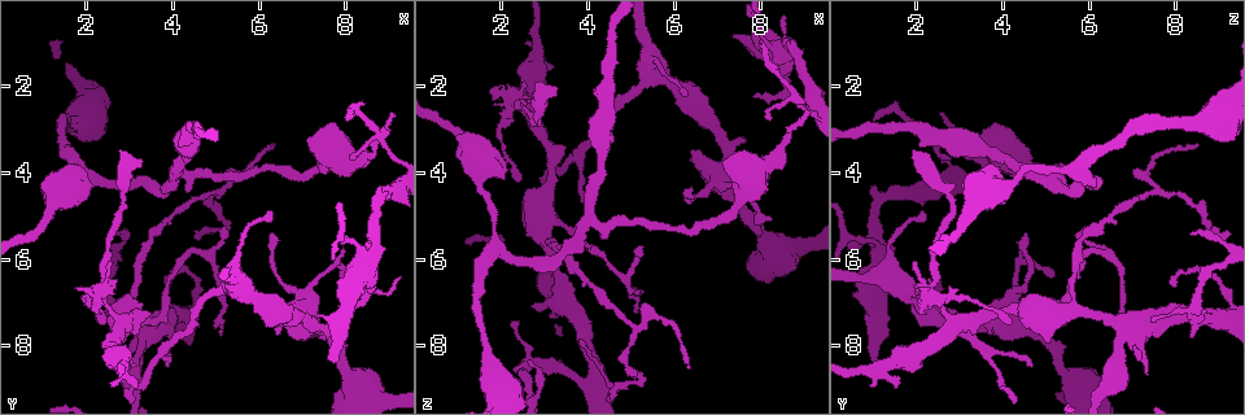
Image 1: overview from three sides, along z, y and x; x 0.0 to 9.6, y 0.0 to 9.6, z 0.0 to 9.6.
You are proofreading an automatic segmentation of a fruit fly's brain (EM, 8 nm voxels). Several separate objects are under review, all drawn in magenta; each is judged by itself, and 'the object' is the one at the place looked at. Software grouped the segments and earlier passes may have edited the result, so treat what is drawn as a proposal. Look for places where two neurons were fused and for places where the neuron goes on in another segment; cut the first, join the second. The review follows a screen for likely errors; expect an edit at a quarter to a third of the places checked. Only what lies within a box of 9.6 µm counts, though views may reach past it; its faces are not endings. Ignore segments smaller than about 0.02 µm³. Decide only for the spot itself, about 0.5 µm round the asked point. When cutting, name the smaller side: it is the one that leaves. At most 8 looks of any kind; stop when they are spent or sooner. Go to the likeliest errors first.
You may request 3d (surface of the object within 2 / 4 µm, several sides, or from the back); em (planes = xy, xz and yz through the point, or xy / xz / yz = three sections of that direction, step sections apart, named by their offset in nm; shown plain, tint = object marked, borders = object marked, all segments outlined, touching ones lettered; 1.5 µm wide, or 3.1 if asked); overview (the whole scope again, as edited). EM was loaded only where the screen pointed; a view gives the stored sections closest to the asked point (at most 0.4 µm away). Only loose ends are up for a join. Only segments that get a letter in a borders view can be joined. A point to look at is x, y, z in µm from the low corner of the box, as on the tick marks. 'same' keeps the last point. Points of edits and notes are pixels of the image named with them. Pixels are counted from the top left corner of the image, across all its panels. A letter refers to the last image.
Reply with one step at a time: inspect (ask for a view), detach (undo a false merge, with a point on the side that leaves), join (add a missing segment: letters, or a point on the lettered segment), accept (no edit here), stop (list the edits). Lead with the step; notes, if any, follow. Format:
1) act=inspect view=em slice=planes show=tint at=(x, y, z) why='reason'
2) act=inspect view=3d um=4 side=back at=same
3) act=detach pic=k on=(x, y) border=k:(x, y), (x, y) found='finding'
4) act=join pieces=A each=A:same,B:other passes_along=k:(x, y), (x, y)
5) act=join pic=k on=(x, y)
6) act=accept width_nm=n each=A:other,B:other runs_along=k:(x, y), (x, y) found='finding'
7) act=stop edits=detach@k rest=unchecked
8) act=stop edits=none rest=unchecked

act=inspect view=em slice=planes show=plain at=(7.75, 8.40, 0.95) why='branch stops here'

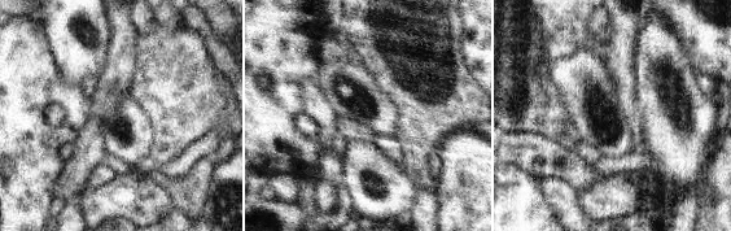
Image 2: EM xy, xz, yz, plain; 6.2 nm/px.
act=inspect view=em slice=planes show=borders at=same

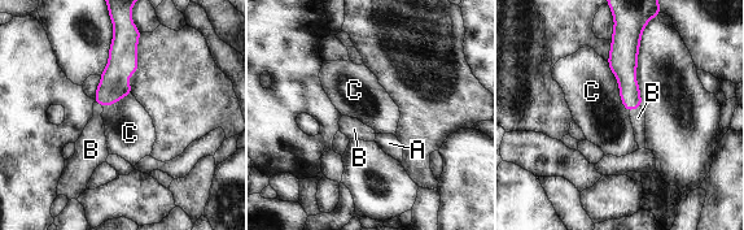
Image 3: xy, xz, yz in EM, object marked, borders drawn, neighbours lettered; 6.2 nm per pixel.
act=join pieces=B each=A:other,B:same,C:other passes_along=3:(625, 68), (634, 107), (638, 117) found='the neuron continues'

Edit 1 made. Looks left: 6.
act=inspect view=overview

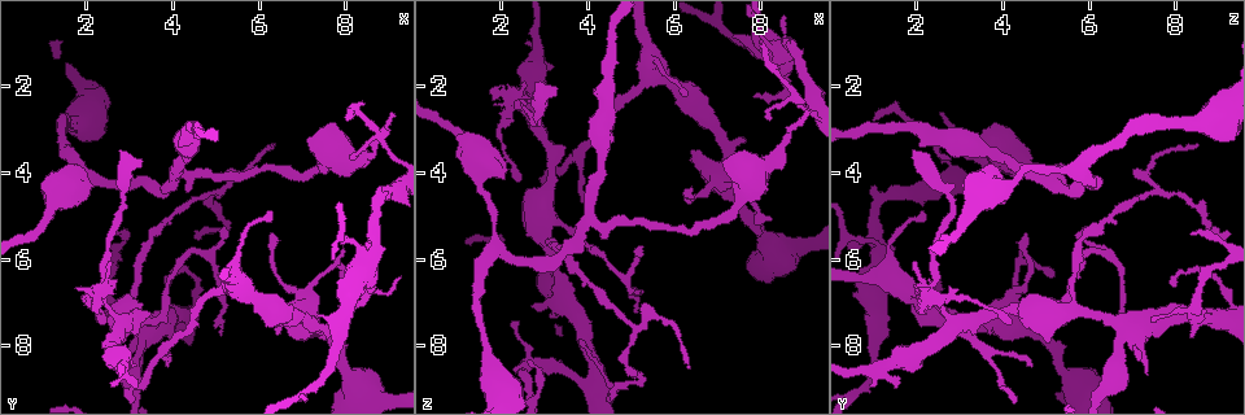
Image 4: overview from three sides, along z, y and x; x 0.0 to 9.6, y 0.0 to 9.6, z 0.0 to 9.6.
act=inspect view=em slice=xz step=8 show=tint at=(7.95, 5.55, 0.75)

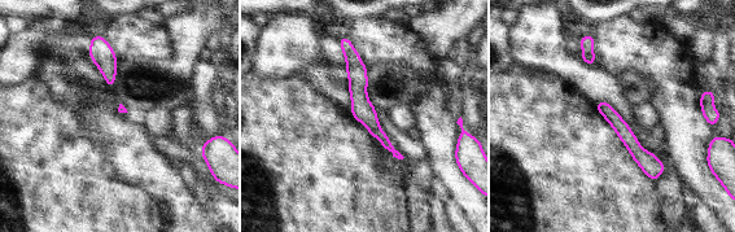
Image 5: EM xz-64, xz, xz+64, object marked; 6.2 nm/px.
act=inspect view=em slice=planes show=borders at=same why='cut it another way'

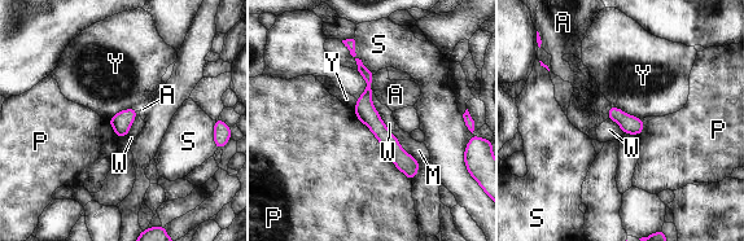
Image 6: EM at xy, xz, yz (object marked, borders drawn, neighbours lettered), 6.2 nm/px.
act=accept each=A:other,M:other,P:other,S:other,W:other,Y:other border=6:(139, 110), (122, 109), (108, 119) found='one neuron here'

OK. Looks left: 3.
act=inspect view=3d um=4 at=(3.90, 8.40, 4.75) why='an open end'

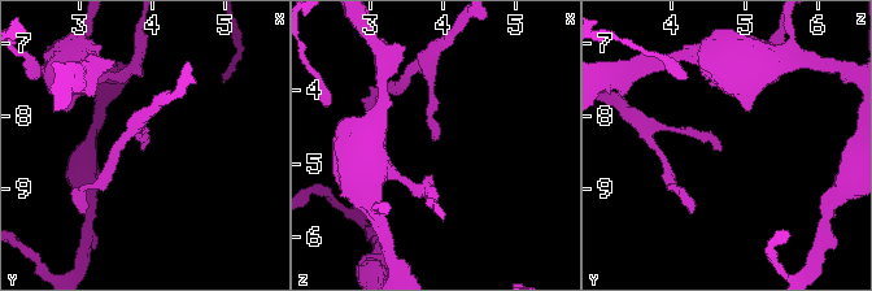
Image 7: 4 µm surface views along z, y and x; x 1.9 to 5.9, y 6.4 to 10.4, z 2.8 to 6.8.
act=inspect view=em slice=planes show=borders at=(3.85, 8.50, 4.65) why='now the EM'

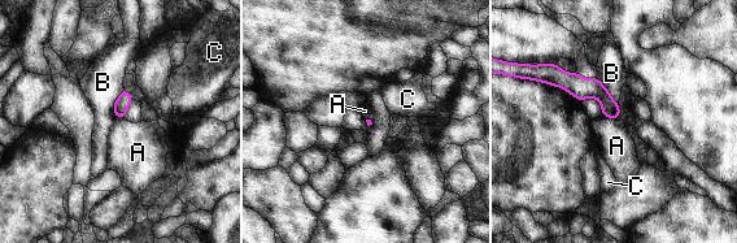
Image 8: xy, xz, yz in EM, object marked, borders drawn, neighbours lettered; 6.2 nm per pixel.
act=accept longest_contact=B:200nm each=A:other,B:other,C:other runs_along=8:(552, 77), (593, 89), (616, 113) found='no lettered segment goes on from it'

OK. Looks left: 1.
act=stop edits=join@3 rest=unchecked

